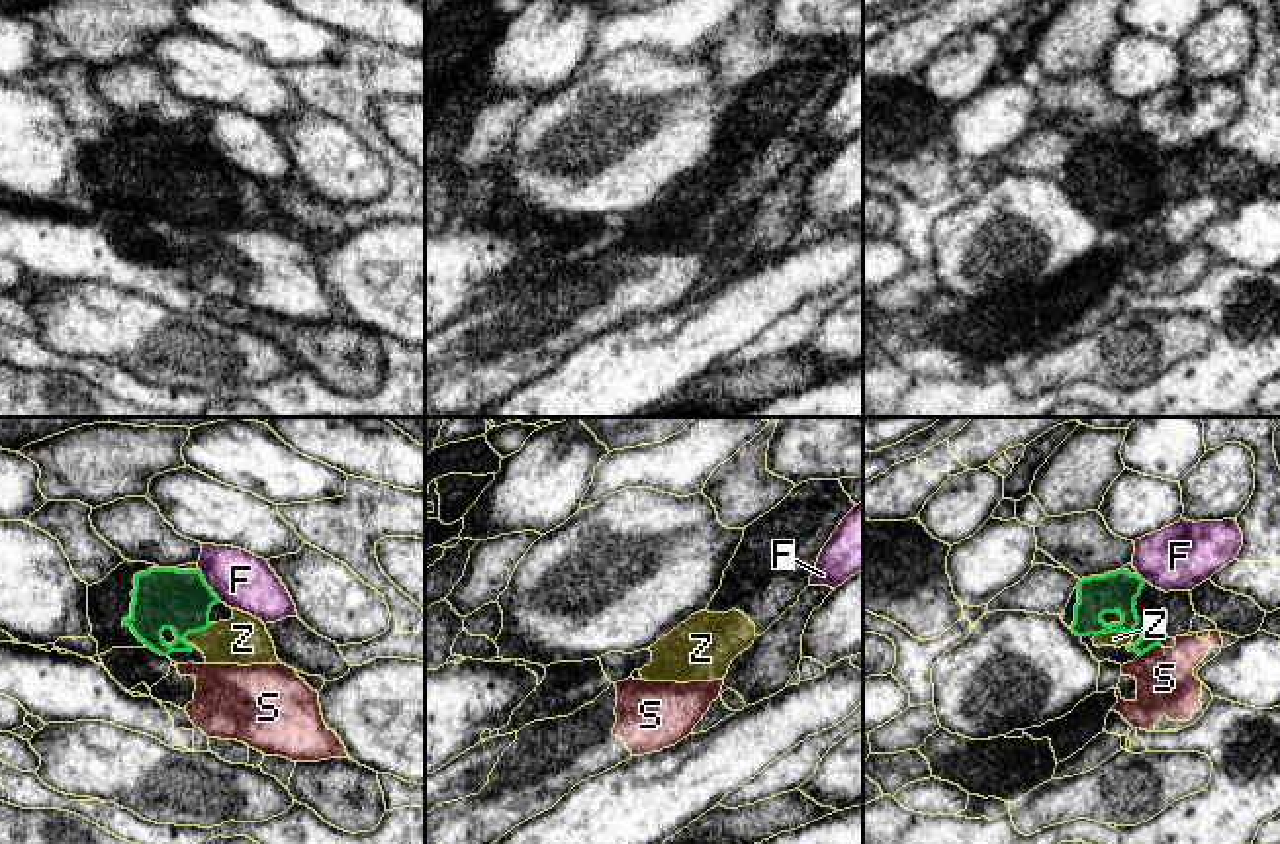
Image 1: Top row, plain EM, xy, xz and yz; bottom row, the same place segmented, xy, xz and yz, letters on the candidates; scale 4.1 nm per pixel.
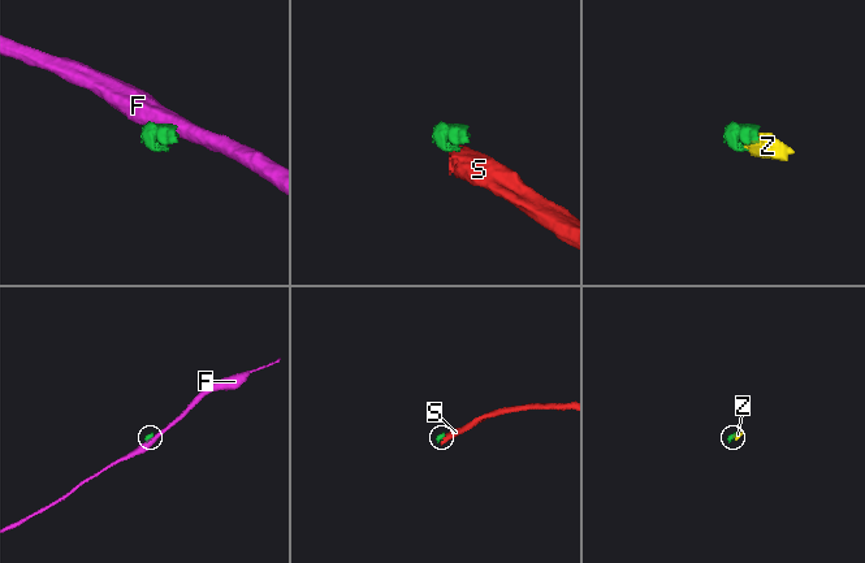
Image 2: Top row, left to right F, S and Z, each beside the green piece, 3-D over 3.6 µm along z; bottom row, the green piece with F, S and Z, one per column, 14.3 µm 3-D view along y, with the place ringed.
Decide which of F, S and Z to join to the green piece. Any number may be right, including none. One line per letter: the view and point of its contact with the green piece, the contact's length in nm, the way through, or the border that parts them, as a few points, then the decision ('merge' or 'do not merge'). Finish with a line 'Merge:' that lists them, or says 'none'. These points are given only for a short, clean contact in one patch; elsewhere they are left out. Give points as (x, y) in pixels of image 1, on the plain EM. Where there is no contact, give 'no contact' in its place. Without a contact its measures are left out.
F: xy (208, 147) | 170 nm | do not merge
S: yz (1147, 212) | 90 nm | along yz (1157, 206), (1140, 218) | do not merge
Z: xy (198, 192) | 150 nm | merge
Merge: Z

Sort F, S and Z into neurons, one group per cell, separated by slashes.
F / S / Z

